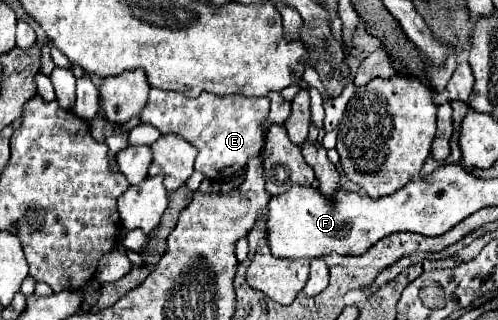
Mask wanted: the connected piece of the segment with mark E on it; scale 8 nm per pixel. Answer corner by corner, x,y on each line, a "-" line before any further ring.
151,90
145,114
141,114
141,124
155,126
161,134
175,132
193,144
199,154
195,160
195,170
205,178
225,180
233,174
245,170
249,158
257,156
263,148
265,122
269,118
269,98
267,96
243,96
243,94
209,94
203,92
199,98
187,98
173,90

